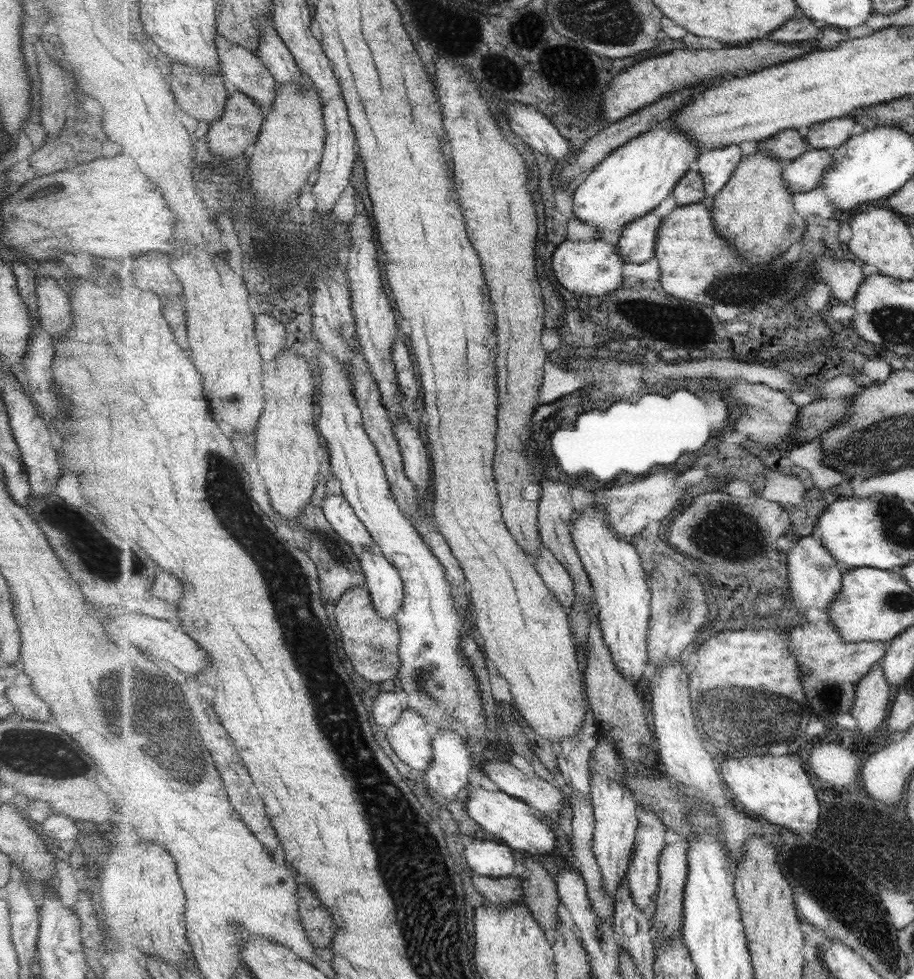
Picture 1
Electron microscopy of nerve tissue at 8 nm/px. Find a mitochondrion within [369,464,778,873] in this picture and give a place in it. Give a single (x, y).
(731, 532)

